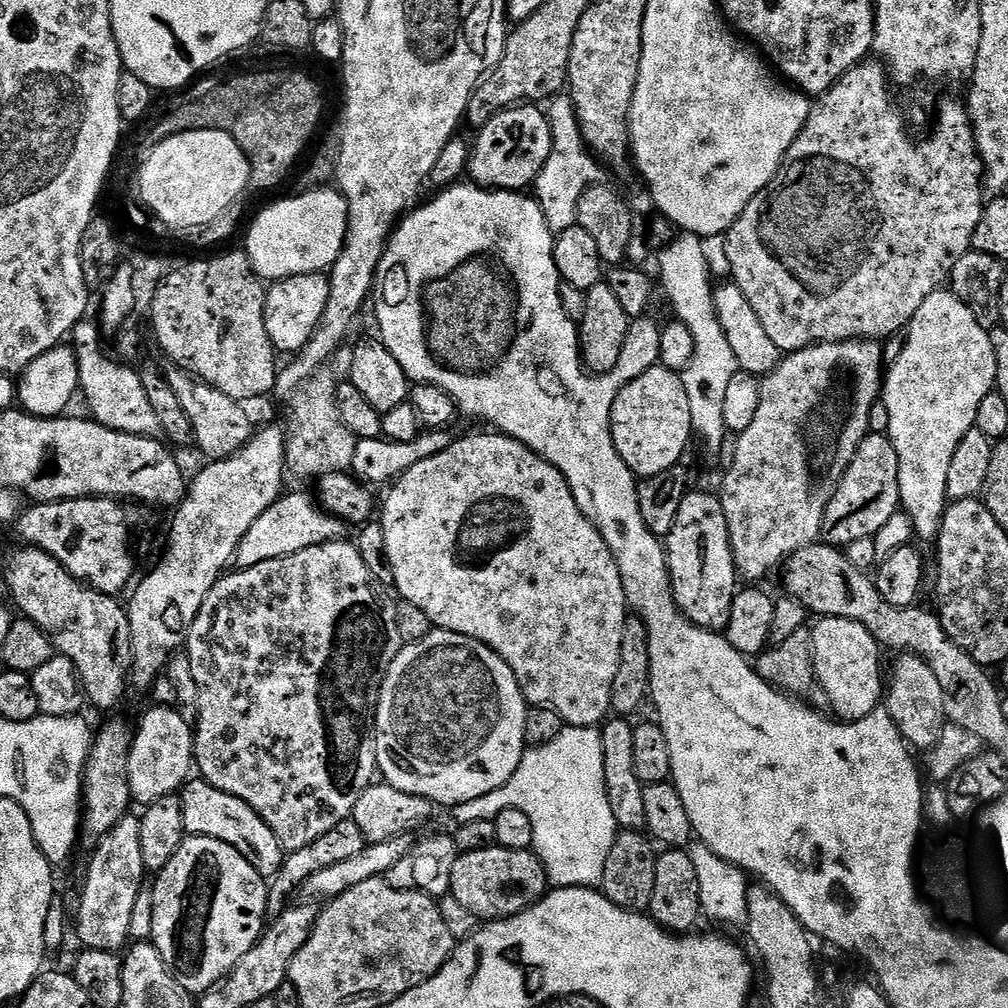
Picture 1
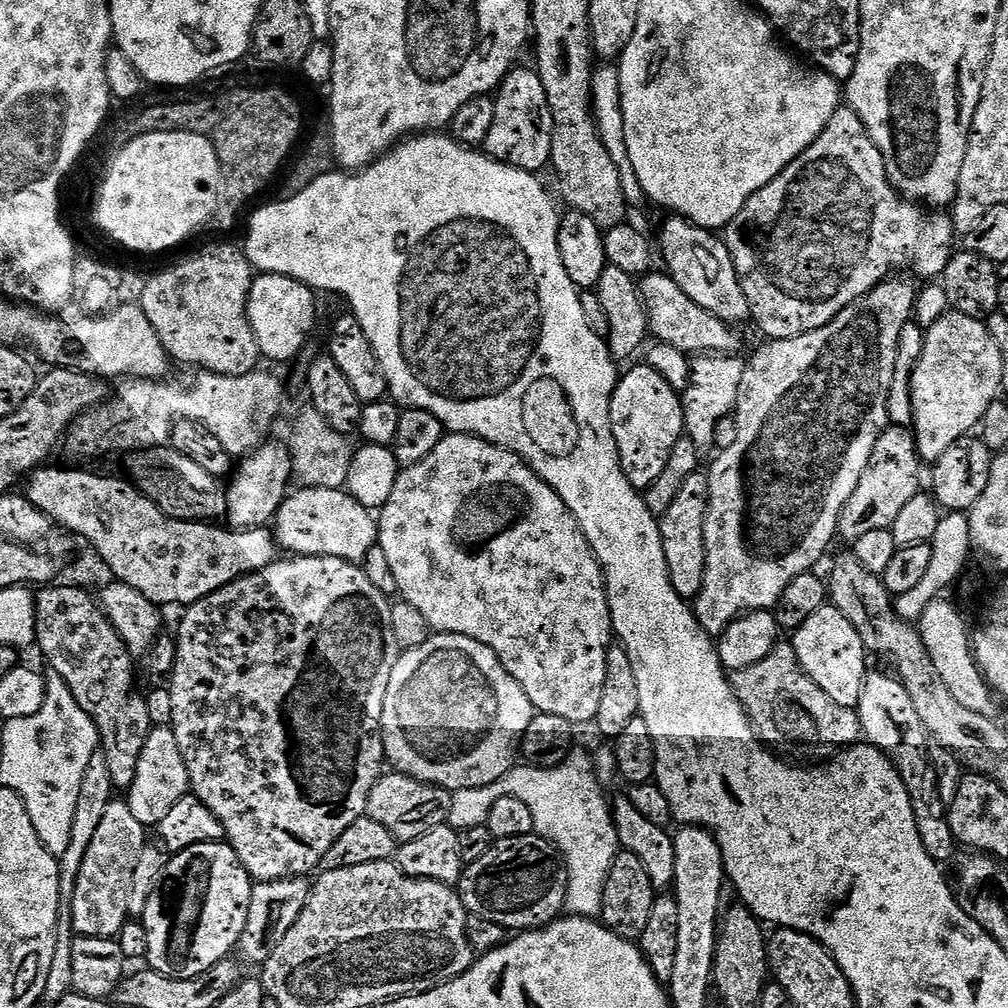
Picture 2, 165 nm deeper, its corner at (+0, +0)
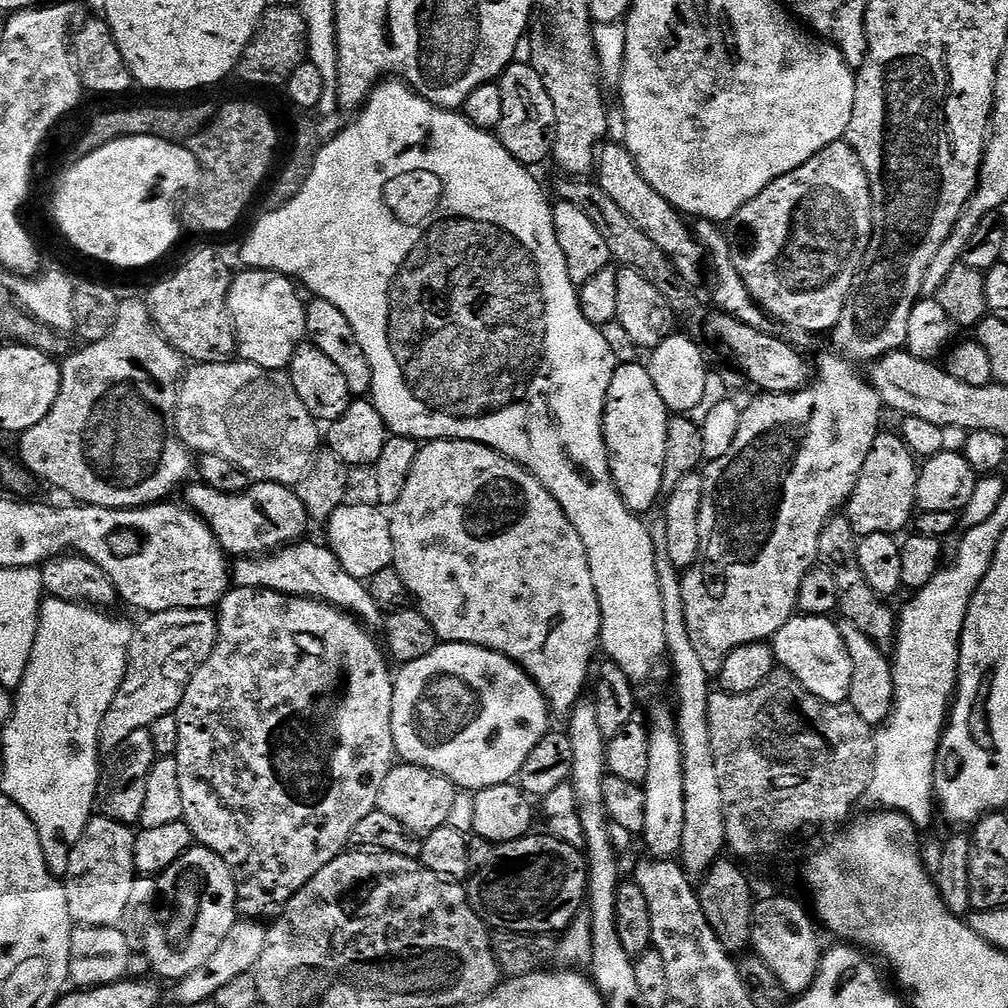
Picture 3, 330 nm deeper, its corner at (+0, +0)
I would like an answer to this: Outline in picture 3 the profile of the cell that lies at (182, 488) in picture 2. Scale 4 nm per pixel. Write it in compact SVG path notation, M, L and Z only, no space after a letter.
M261 480L245 491L226 493L201 482L191 484L183 489L183 503L210 526L229 557L262 556L305 539L304 531L310 525L310 517L289 485Z

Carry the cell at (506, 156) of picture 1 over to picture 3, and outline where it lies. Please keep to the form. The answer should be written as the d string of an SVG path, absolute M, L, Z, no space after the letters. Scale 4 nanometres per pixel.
M520 63L509 64L498 81L502 90L502 122L498 129L498 135L502 146L506 146L506 150L519 164L533 166L532 164L542 163L544 159L547 161L552 155L552 133L556 127L554 102L550 102L550 94L546 90L545 84L542 83L542 78L538 78L538 70L534 70L531 63Z

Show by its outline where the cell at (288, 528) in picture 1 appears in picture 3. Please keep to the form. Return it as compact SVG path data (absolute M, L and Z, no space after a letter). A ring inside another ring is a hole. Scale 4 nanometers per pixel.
M344 503L341 508L326 522L328 537L326 543L332 552L346 566L346 574L354 574L354 578L365 582L372 580L374 574L393 567L394 538L392 522L387 511L381 510L375 503L352 504ZM376 508L377 509L376 509ZM384 511L384 512L379 512Z

